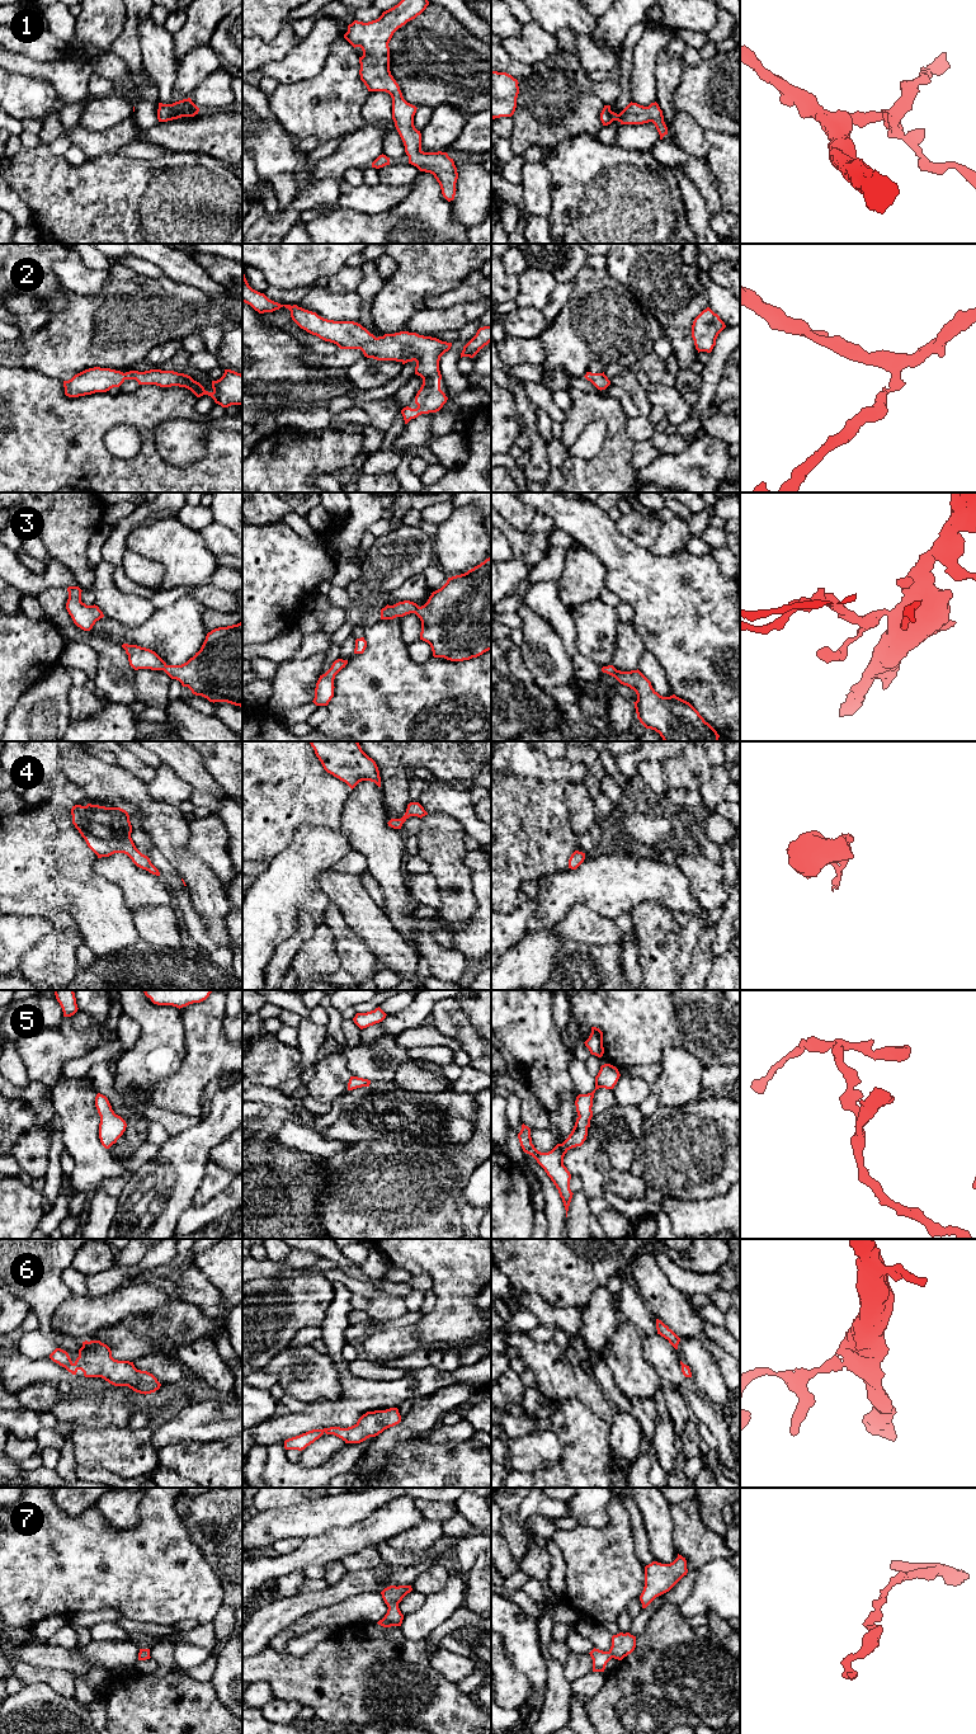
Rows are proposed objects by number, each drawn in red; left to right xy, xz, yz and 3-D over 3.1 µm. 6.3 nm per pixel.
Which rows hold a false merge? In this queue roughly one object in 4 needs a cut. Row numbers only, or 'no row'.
no row

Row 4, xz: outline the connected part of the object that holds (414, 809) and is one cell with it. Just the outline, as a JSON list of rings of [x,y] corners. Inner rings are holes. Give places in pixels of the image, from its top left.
[[[410,802],[407,805],[406,812],[401,819],[391,819],[387,824],[388,826],[393,829],[401,829],[402,824],[410,817],[410,816],[418,816],[423,817],[428,815],[428,812],[424,810],[424,807],[419,802]]]

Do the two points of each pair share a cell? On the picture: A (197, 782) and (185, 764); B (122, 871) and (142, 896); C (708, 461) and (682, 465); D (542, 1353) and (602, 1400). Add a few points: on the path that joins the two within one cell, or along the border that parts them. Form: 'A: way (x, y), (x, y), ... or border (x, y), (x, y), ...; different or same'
A: way (197, 778), (189, 768); same
B: way (128, 877), (141, 890); same
C: way (702, 463), (688, 465); same
D: way (557, 1369), (570, 1381), (581, 1385), (586, 1390); same

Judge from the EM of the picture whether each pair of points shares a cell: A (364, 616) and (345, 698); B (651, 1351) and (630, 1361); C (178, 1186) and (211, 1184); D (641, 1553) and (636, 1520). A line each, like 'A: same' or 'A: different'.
A: different
B: different
C: different
D: same

